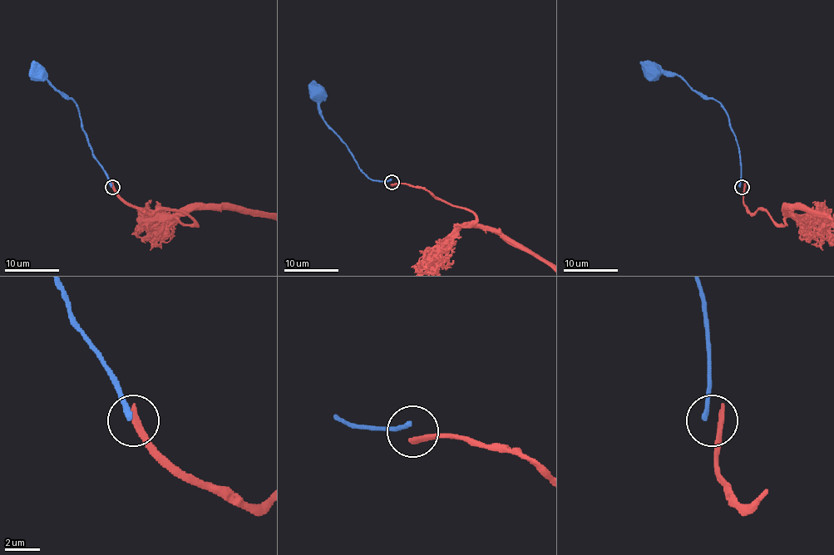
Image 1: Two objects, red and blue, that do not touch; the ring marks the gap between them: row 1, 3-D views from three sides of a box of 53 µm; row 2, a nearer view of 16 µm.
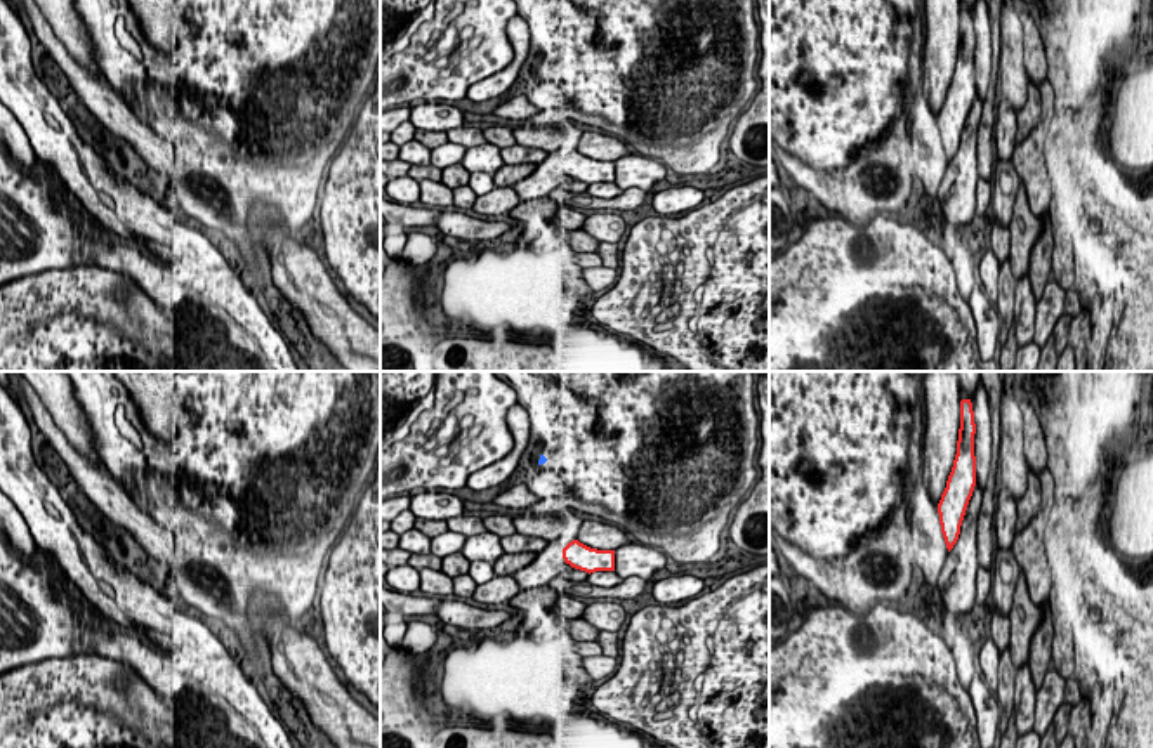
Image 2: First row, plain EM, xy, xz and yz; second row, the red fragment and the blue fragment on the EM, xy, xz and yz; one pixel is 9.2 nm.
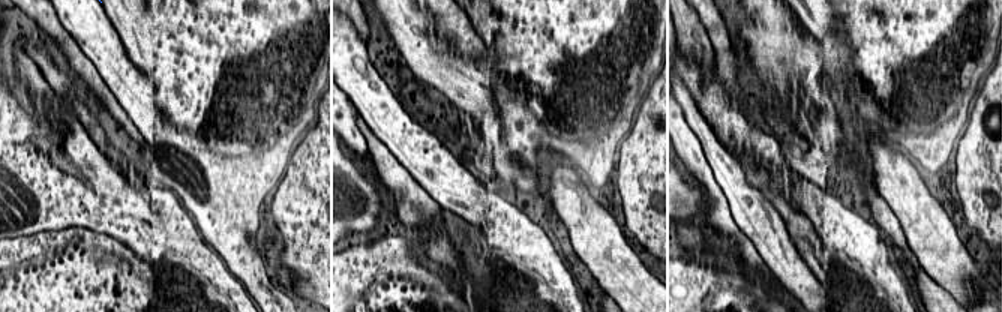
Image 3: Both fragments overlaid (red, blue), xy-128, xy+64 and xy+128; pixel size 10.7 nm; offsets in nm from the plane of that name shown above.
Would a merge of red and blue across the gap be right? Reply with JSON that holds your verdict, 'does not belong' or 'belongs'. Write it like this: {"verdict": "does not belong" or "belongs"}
{"verdict": "does not belong"}

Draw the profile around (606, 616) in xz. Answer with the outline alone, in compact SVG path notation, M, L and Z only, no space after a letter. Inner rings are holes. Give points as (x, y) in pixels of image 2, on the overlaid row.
M594 602L585 607L582 616L599 632L618 632L625 621L625 609L613 602Z

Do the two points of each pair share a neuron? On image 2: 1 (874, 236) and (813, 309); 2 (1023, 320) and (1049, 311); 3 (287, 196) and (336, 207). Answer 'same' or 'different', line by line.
1: same
2: different
3: different

